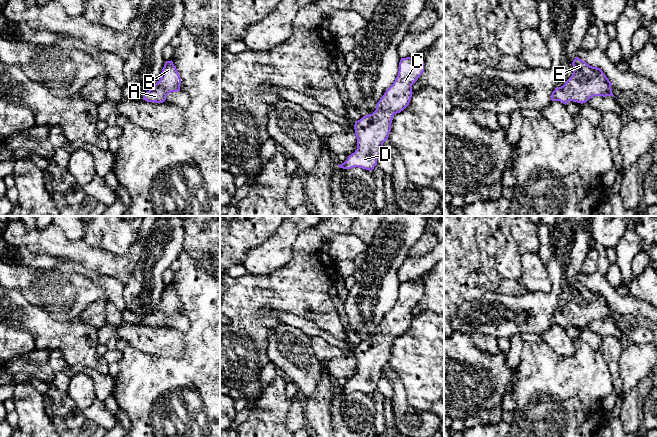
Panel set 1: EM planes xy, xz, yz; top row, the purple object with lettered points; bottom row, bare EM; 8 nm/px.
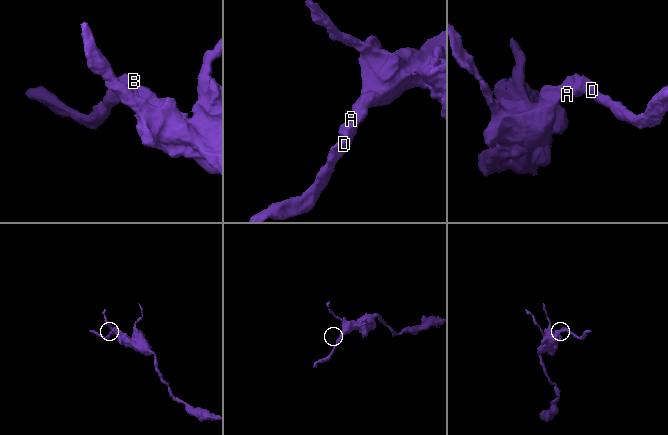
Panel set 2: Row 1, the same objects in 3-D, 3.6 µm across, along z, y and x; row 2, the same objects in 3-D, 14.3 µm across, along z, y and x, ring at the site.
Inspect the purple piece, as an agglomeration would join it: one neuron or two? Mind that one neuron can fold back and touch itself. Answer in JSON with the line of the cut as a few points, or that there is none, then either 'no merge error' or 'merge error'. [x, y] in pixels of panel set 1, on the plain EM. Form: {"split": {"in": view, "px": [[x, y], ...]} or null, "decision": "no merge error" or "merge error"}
{"split": null, "decision": "no merge error"}

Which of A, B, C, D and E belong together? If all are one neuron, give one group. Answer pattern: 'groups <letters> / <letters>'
groups A B C D E

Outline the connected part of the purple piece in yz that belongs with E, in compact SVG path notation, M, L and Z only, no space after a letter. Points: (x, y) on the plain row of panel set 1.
M576 281L573 286L573 298L566 307L555 312L551 324L567 328L569 325L586 327L594 320L614 320L612 307L598 291L592 291Z

